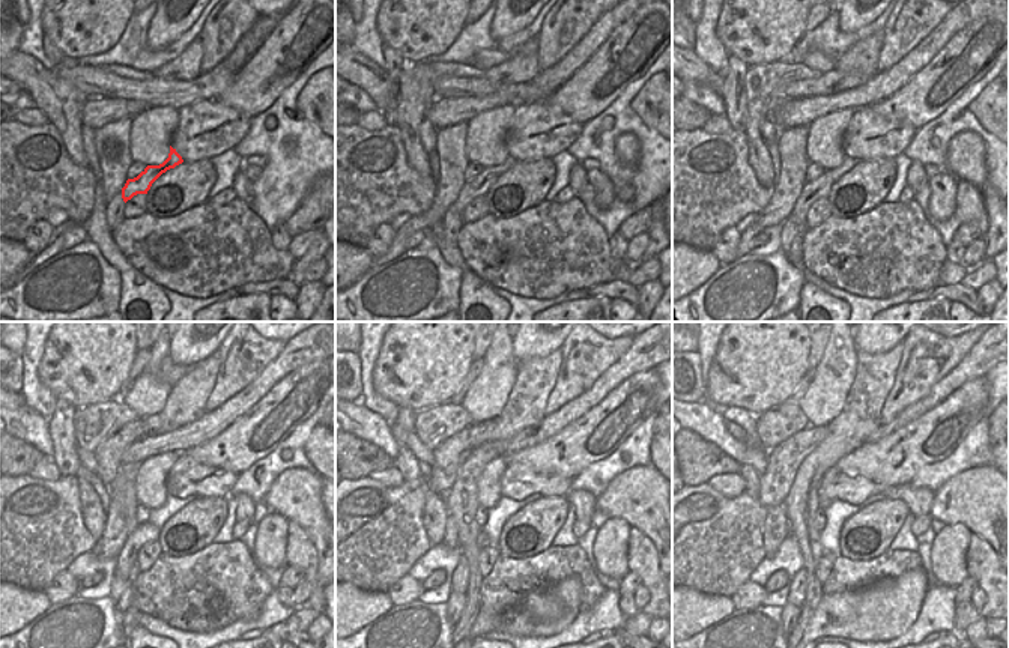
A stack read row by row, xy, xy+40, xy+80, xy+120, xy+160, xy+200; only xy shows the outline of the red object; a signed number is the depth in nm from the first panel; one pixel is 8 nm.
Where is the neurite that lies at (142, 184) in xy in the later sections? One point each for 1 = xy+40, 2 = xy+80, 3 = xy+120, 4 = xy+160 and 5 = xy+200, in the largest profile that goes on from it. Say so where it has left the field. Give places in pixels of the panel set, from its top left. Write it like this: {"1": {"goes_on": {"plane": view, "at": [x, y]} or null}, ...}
{"1": {"goes_on": {"plane": "xy+40", "at": [480, 185]}}, "2": {"goes_on": {"plane": "xy+80", "at": [820, 188]}}, "3": {"goes_on": {"plane": "xy+120", "at": [146, 532]}}, "4": {"goes_on": {"plane": "xy+160", "at": [460, 578]}}, "5": {"goes_on": {"plane": "xy+200", "at": [797, 584]}}}

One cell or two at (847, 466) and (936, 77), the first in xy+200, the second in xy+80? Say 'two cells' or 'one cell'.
one cell

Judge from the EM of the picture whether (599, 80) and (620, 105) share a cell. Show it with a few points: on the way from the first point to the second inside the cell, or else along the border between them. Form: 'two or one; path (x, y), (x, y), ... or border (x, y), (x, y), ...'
two; border (642, 77), (632, 81), (603, 110), (587, 121)

